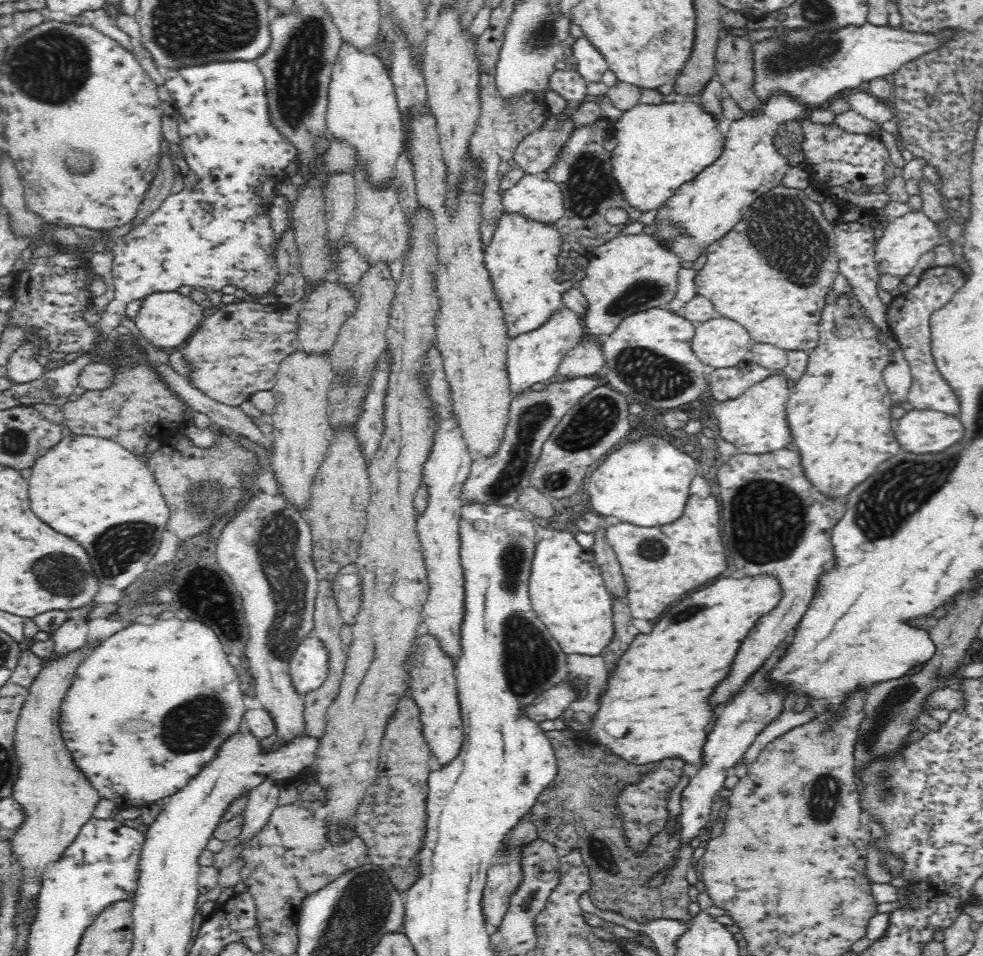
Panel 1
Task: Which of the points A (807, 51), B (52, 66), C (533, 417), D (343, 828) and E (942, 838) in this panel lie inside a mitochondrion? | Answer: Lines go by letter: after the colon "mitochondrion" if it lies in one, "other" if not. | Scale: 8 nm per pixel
A: mitochondrion
B: mitochondrion
C: mitochondrion
D: other
E: other

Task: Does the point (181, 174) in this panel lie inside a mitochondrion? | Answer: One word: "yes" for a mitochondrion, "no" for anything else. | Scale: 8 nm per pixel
no

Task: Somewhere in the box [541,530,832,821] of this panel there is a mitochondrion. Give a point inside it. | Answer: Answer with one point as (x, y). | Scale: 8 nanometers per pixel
(656, 550)

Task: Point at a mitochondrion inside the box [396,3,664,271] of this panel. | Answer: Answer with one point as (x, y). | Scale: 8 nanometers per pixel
(589, 188)

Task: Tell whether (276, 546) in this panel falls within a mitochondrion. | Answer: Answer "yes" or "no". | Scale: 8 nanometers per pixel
yes

